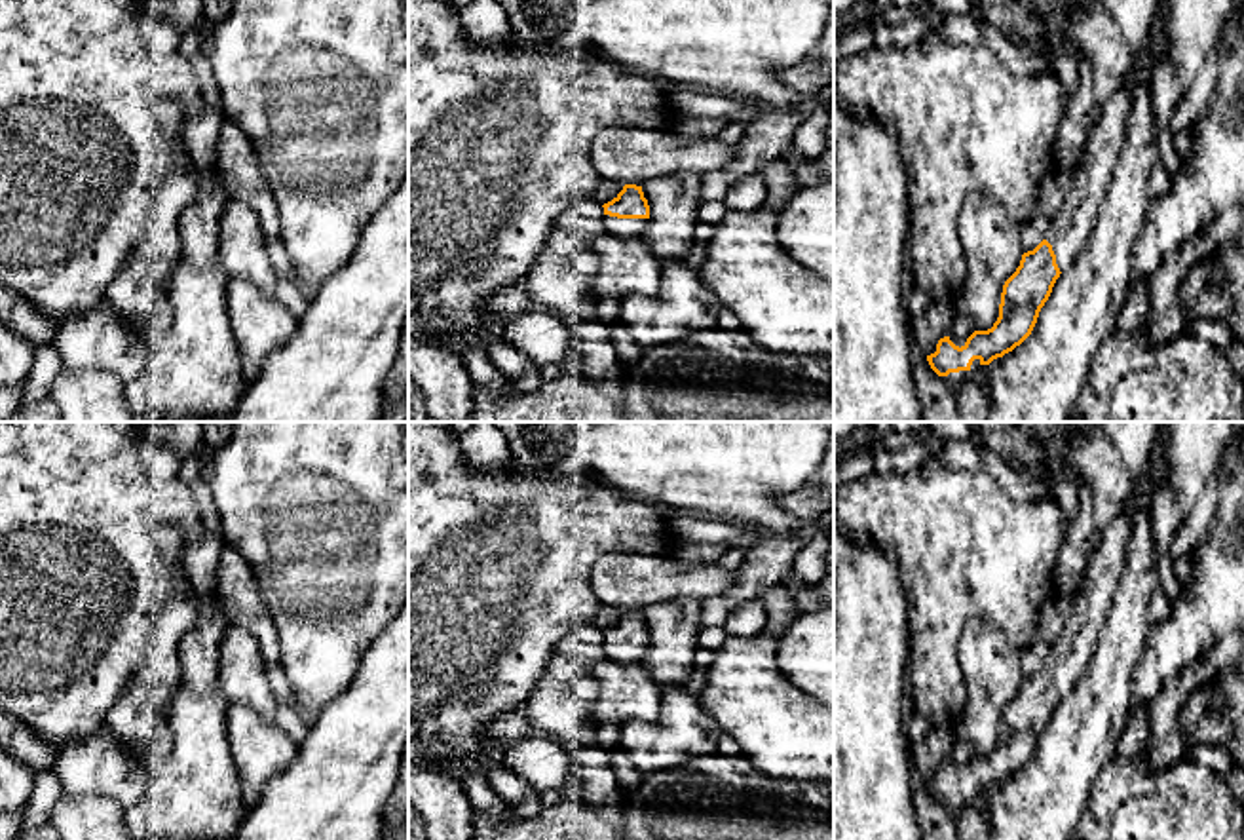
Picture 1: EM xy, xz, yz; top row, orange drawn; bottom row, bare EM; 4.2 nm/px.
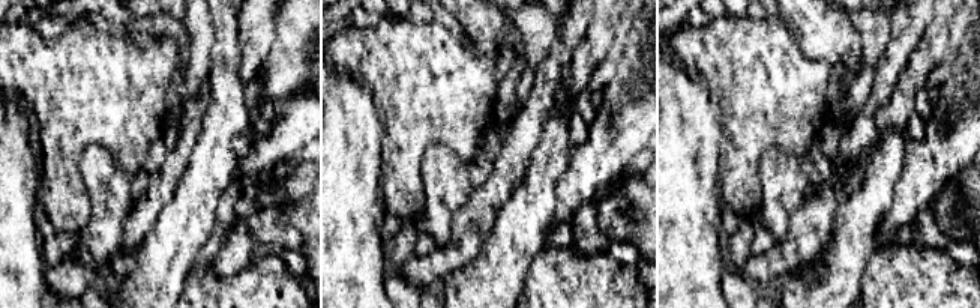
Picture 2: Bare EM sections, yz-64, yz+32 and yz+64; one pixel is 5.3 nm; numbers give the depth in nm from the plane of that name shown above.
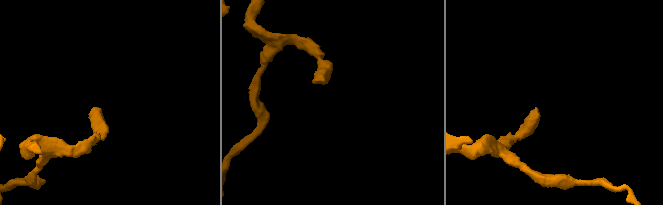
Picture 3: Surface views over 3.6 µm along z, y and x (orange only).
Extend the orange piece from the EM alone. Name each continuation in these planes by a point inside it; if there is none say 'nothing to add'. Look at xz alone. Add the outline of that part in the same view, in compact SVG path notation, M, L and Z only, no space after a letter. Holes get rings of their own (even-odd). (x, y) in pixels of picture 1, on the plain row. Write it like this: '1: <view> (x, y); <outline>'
1: xz (627, 654); M604 640L602 644L606 658L621 665L638 665L648 650L648 644L617 644Z

